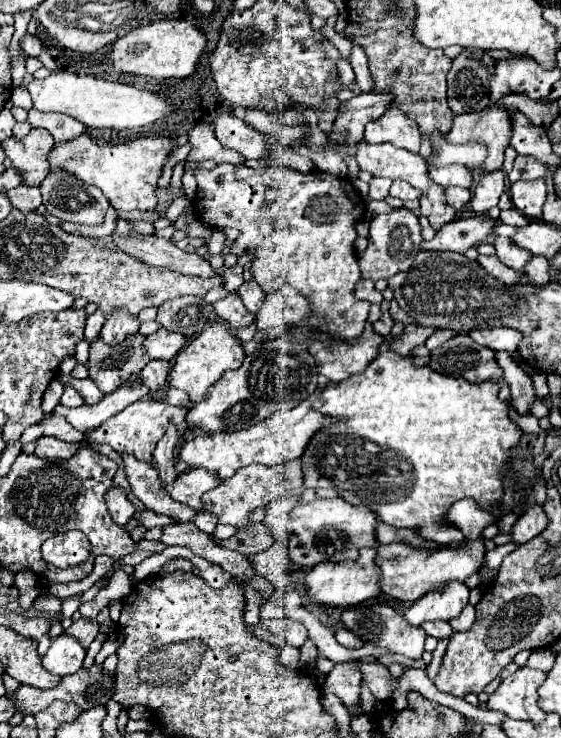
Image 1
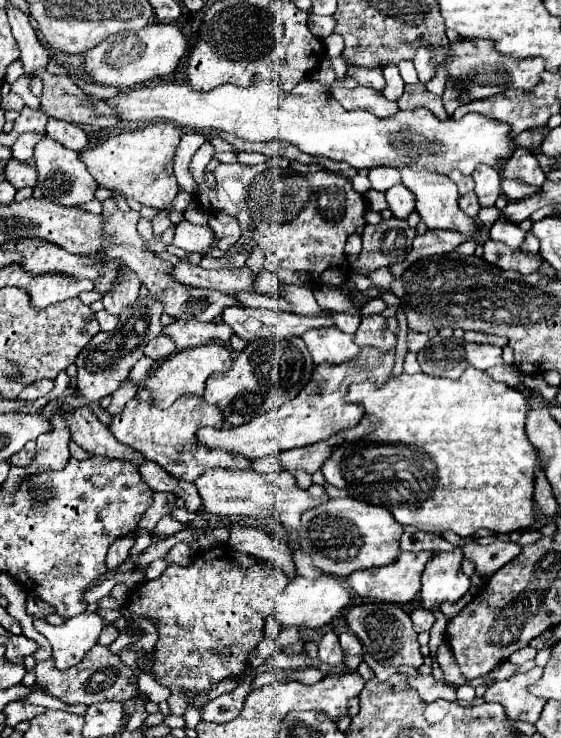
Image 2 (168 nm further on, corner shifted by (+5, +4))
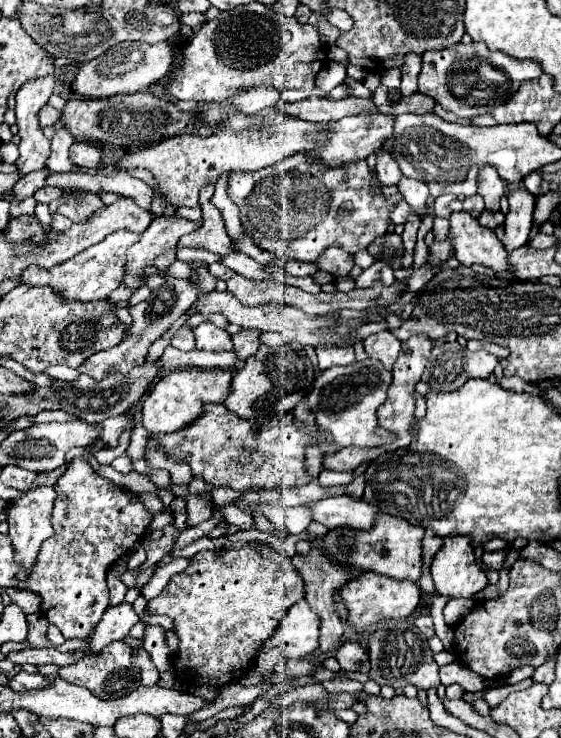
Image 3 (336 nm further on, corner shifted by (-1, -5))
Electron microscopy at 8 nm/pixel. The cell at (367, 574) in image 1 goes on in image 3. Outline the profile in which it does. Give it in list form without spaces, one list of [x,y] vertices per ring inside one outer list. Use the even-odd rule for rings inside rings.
[[[301,599],[289,607],[275,633],[263,643],[263,649],[281,647],[285,657],[301,659],[319,647],[319,627],[321,617]]]

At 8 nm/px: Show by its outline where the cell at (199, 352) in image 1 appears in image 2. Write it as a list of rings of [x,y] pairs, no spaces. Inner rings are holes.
[[[211,342],[211,344],[205,344],[205,346],[197,346],[197,348],[179,350],[179,352],[171,354],[145,380],[145,388],[151,394],[151,404],[157,406],[157,408],[167,408],[183,394],[199,394],[199,396],[203,396],[205,380],[209,378],[209,374],[217,372],[217,370],[221,370],[221,372],[229,370],[231,362],[233,362],[231,360],[231,352],[223,344],[217,344],[217,342]]]

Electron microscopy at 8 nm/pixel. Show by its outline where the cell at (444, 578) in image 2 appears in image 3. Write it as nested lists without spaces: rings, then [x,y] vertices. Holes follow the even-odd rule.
[[[449,535],[443,539],[441,551],[431,563],[431,577],[439,595],[457,599],[473,597],[489,581],[483,569],[475,563],[471,539],[465,535]]]

